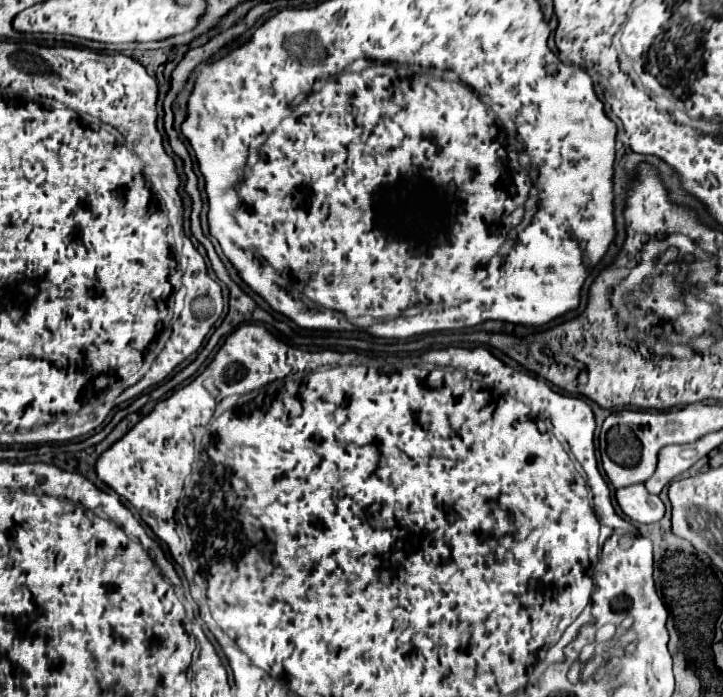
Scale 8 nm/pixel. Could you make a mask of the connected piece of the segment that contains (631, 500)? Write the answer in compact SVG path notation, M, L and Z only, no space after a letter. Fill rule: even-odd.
M635 485L617 491L617 503L623 513L637 523L657 523L665 515L665 505L659 495L651 495L645 485Z

